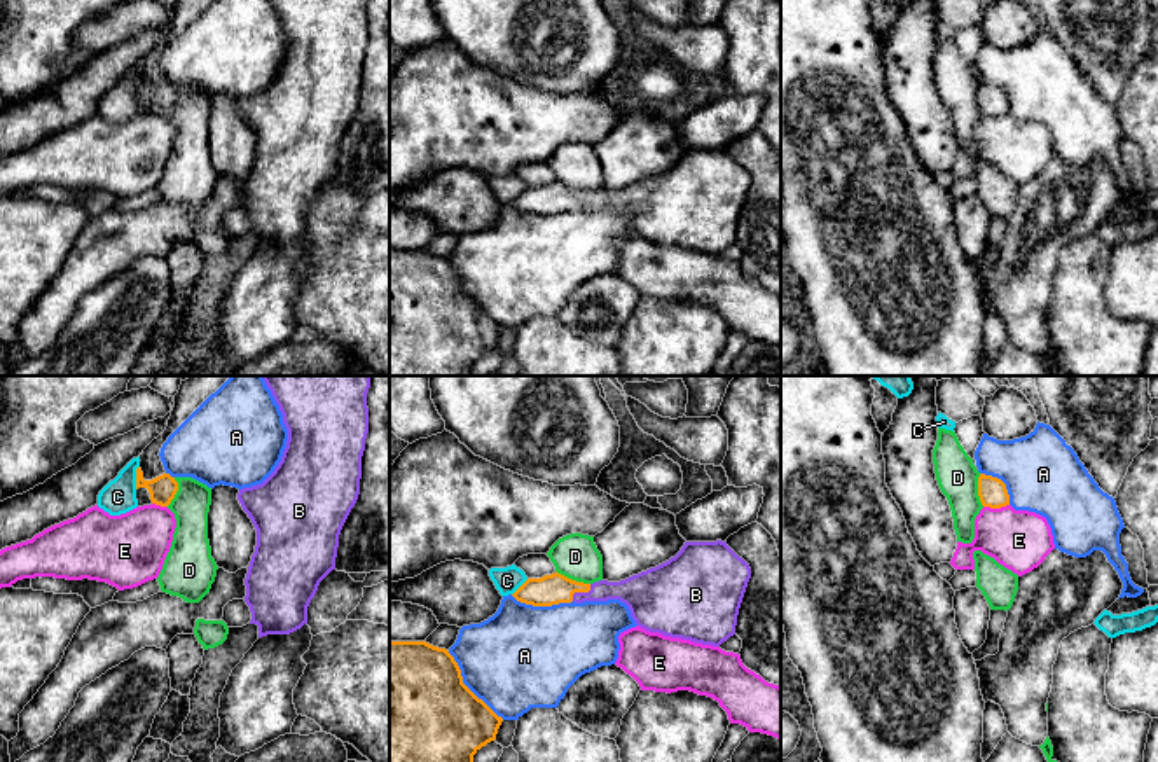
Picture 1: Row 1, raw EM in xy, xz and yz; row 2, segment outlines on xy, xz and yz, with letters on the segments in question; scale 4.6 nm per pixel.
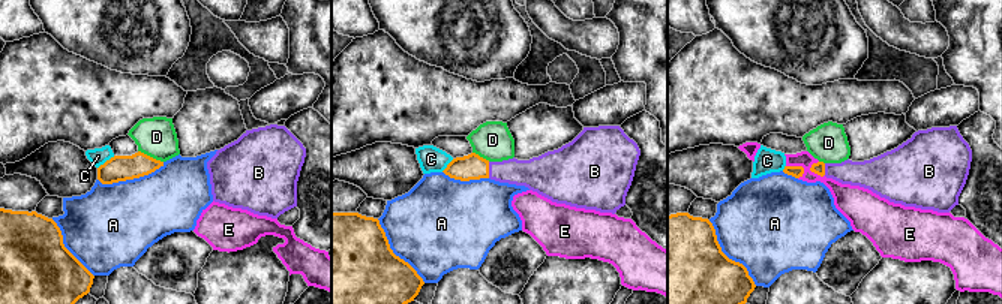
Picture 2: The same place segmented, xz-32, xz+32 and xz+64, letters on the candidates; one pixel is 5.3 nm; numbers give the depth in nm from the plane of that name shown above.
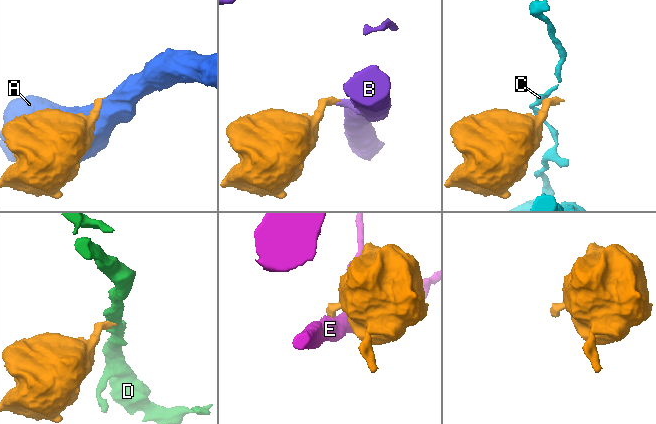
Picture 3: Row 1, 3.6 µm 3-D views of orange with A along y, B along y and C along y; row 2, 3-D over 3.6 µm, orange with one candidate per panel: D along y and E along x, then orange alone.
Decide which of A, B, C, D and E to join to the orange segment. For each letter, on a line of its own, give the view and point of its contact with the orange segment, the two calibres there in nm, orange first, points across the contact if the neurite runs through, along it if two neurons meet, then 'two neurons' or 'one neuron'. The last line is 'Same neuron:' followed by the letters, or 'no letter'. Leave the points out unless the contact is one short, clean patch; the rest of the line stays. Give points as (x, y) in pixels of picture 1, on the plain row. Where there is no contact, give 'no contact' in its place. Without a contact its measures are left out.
A: xz (467, 296) | 500/460 nm | two neurons
B: xz (580, 200) | 140/140 nm | across xz (551, 198), (580, 200), (634, 200) | one neuron
C: xy (137, 86) | 120/160 nm | along xy (138, 74), (135, 96) | two neurons
D: xz (573, 189) | 140/200 nm | along xz (556, 179), (589, 193) | two neurons
E: yz (996, 116) | 130/280 nm | along yz (1008, 112), (984, 116) | two neurons
Same neuron: B

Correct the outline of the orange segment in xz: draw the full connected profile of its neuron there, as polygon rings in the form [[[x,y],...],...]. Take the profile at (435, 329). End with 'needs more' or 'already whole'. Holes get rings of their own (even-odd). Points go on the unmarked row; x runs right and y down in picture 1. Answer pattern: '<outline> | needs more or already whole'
[[[389,248],[389,376],[473,376],[473,364],[496,348],[503,327],[465,292],[445,257],[426,250]]] | already whole

